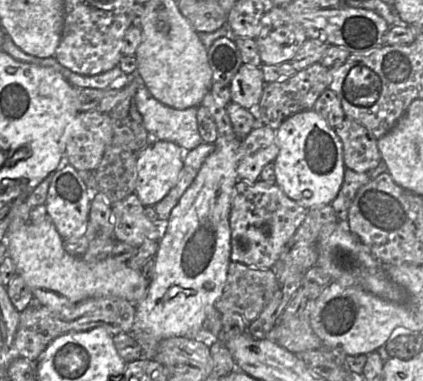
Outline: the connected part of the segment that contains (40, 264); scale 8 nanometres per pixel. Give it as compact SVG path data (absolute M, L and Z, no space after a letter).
M48 217L7 232L4 244L7 255L15 265L16 275L24 279L37 305L53 311L91 297L118 297L137 304L147 292L149 281L140 270L130 268L126 262L117 261L110 255L95 262L86 262L81 257L69 255L63 247L63 238Z

